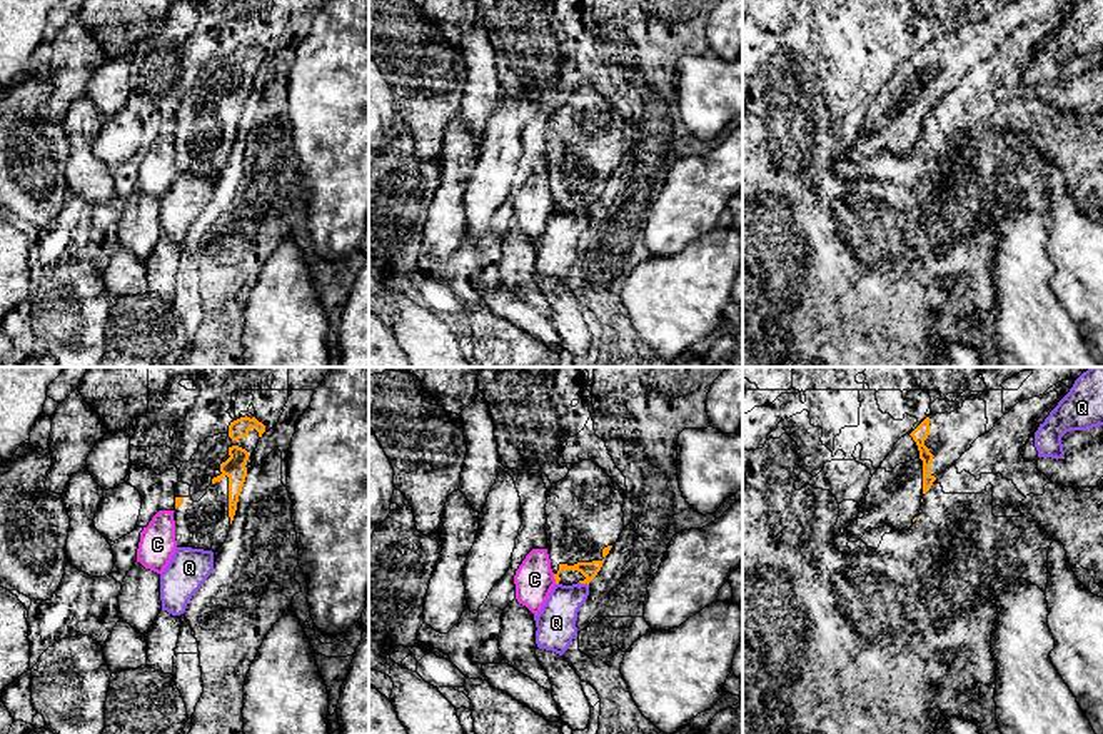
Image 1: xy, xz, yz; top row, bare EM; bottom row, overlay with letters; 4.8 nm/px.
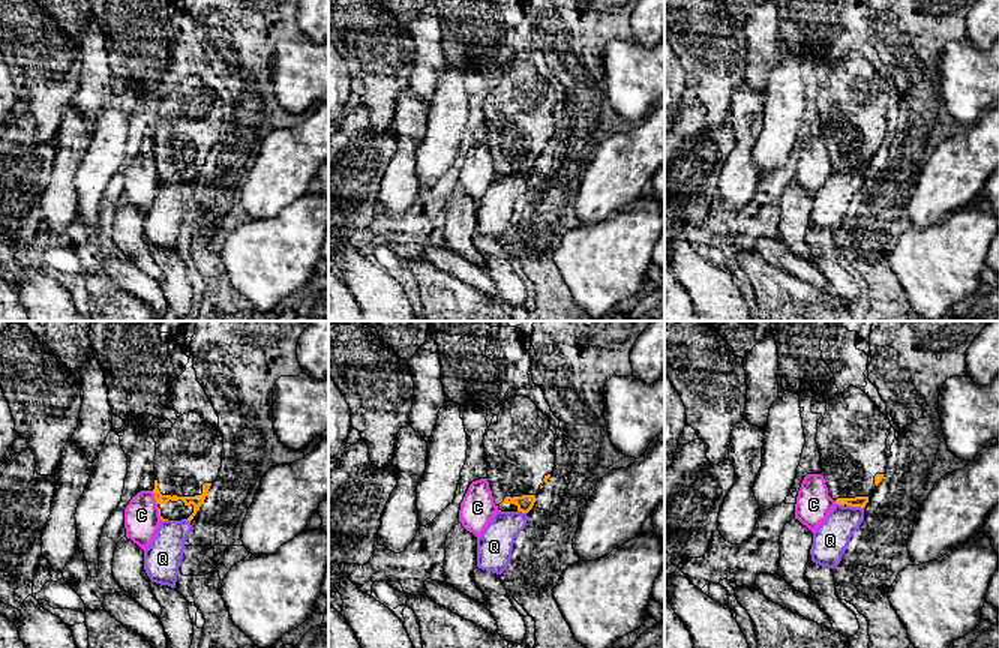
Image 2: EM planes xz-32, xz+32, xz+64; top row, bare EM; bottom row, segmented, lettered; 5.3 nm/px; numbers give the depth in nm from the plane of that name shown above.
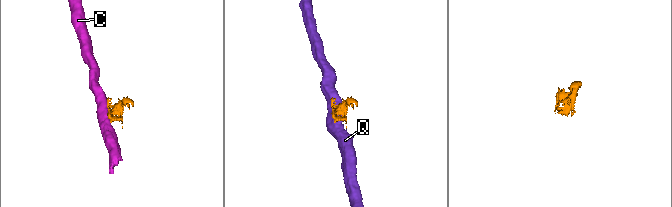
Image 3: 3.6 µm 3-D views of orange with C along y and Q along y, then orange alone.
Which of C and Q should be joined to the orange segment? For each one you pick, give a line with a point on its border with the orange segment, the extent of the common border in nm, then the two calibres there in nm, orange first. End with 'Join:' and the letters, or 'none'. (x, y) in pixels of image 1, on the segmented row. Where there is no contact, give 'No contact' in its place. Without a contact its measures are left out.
Join: none

